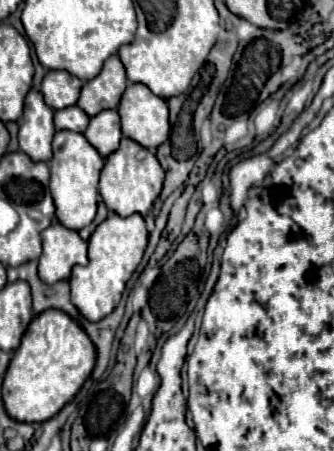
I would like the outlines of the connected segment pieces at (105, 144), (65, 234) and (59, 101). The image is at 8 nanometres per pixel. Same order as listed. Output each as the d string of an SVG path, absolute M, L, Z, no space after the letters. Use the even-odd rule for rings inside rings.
M104 110L90 118L90 124L84 132L86 140L100 152L102 158L112 154L122 138L120 132L120 116L116 110Z
M52 222L42 232L42 246L44 250L38 260L38 274L46 284L68 280L74 264L88 264L86 242L78 232L64 228L60 222Z
M52 70L44 76L42 80L42 96L44 102L52 108L52 110L62 110L68 106L74 106L78 96L82 90L82 80L62 72L62 70Z

